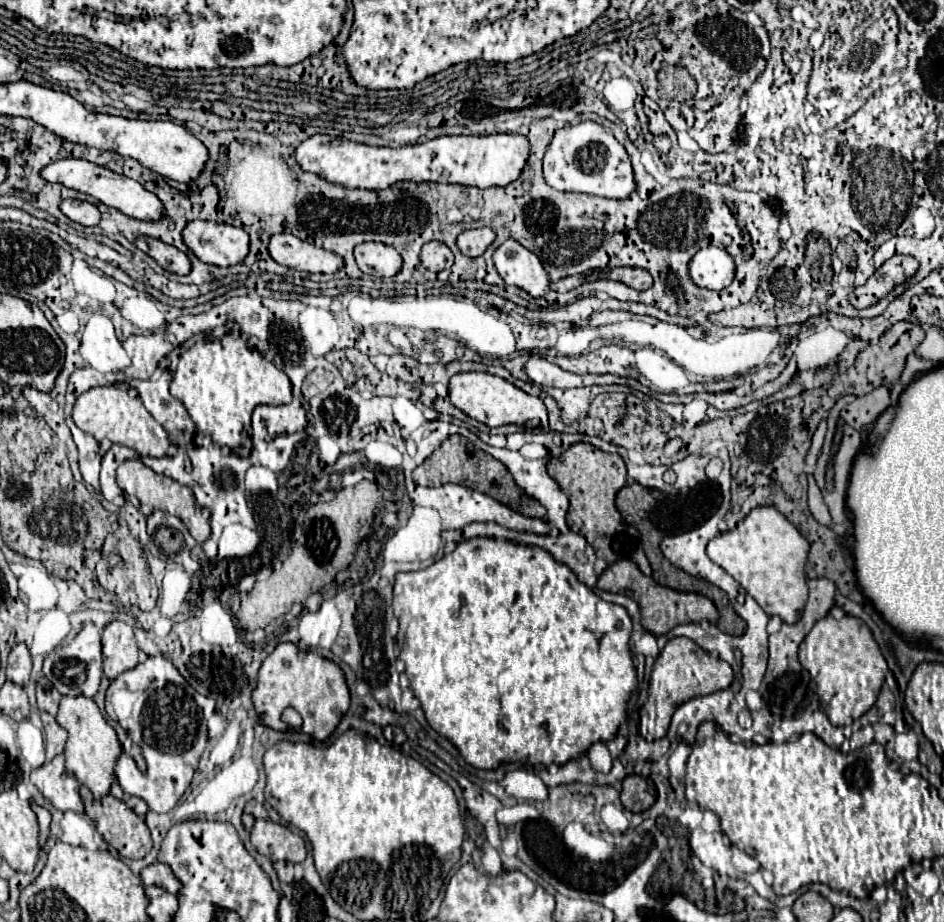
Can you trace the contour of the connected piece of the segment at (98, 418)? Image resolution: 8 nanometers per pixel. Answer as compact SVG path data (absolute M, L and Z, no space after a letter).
M96 386L96 388L90 388L88 392L80 394L76 398L72 418L74 418L74 424L82 432L94 436L96 440L108 438L112 444L120 444L120 446L128 446L128 448L136 450L140 456L162 458L162 456L166 456L166 452L170 448L166 430L152 418L152 414L144 408L142 400L138 396L130 396L126 390L118 390L114 386Z

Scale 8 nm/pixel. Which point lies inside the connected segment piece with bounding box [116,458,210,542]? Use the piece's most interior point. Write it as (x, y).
(159, 492)

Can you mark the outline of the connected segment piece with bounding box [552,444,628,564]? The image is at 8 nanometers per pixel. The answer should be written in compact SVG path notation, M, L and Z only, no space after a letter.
M574 444L560 456L560 470L552 472L556 474L556 482L570 498L570 510L568 510L568 526L570 530L582 534L588 544L596 550L600 558L606 558L608 564L614 562L618 556L608 542L612 542L614 534L624 532L622 518L616 510L614 498L620 488L626 486L626 464L620 458L620 454L608 454L592 444Z

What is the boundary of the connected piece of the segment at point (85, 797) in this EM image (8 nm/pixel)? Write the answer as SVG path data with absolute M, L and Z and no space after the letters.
M86 786L80 788L80 796L82 796L82 802L86 806L86 816L96 824L96 830L102 834L102 838L112 848L118 850L120 856L124 856L124 858L144 858L150 852L152 838L150 838L148 826L122 800L116 800L114 796L104 796L102 800L94 800L92 792Z

